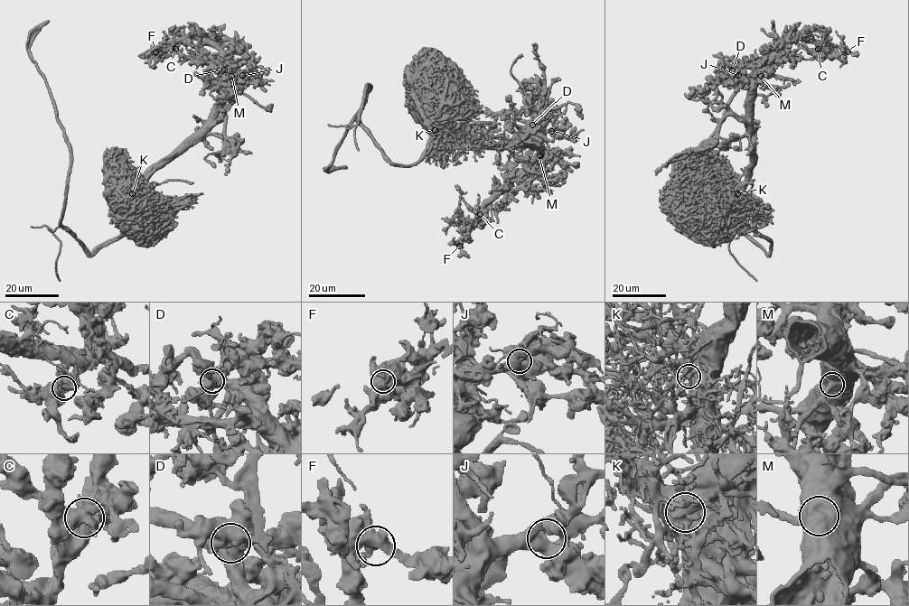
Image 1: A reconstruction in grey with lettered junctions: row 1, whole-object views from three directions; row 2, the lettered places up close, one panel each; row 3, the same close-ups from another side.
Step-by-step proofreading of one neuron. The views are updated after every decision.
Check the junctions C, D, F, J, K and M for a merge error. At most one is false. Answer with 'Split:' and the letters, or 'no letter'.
Split: no letter

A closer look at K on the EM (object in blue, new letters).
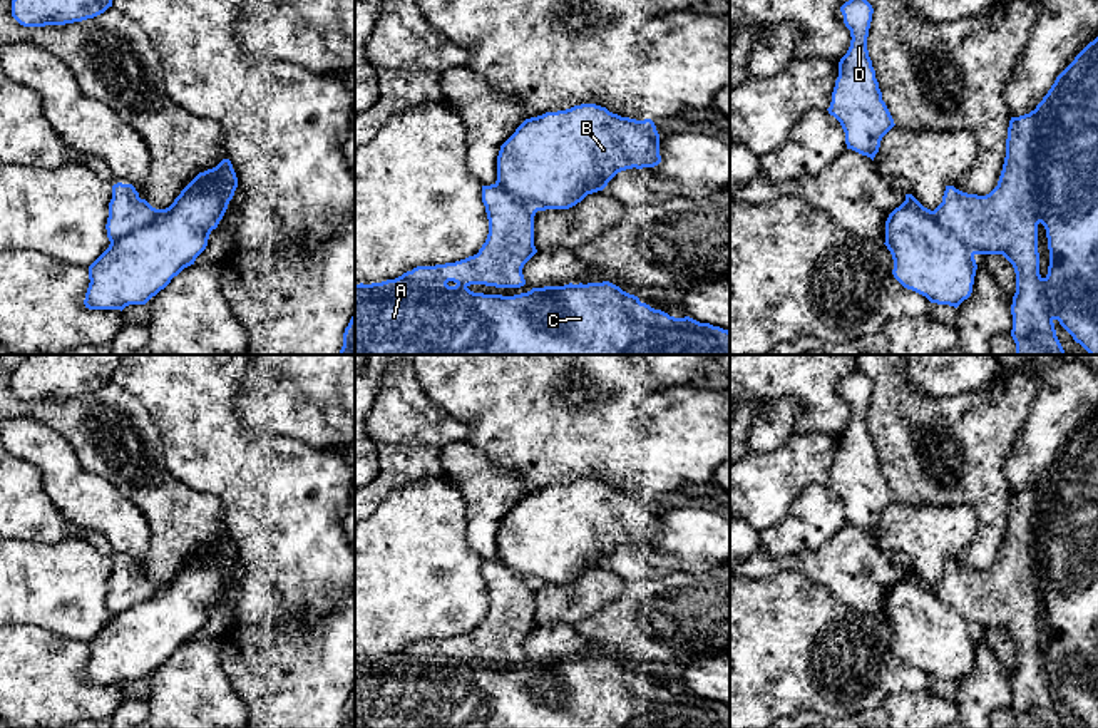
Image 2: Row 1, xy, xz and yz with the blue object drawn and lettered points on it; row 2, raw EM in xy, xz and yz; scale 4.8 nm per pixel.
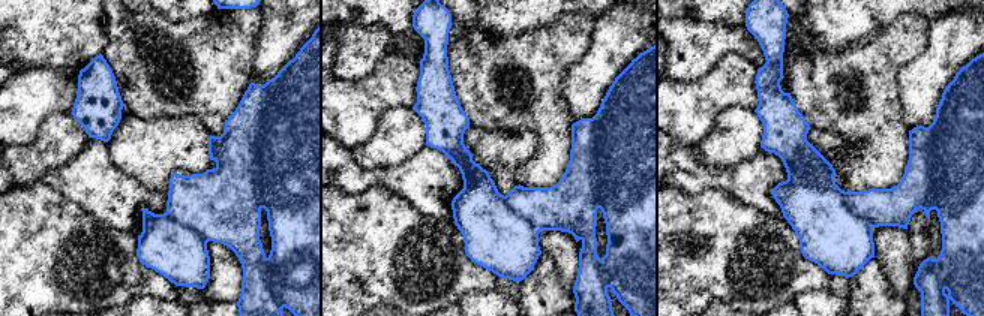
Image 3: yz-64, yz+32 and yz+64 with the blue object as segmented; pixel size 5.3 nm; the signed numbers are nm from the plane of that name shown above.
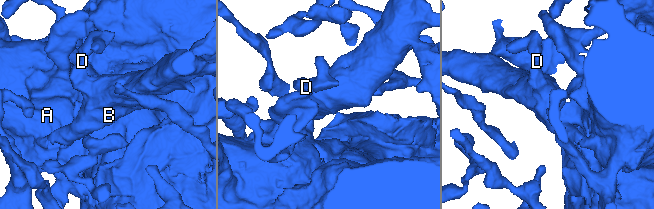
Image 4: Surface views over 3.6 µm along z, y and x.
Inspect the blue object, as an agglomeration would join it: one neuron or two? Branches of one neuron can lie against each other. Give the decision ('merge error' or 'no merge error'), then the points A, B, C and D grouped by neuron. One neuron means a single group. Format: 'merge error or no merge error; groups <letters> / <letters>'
no merge error; groups A B C D

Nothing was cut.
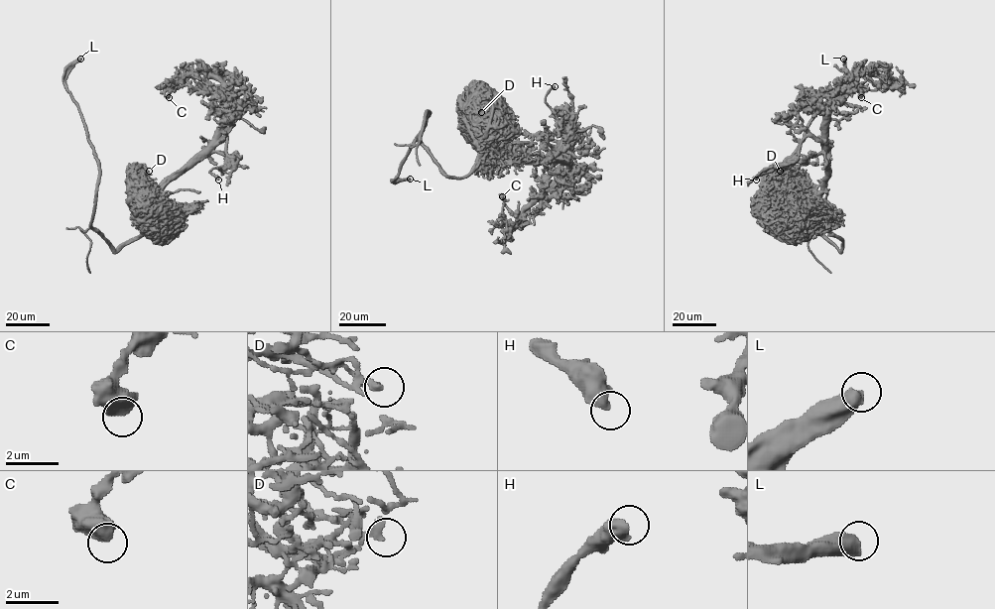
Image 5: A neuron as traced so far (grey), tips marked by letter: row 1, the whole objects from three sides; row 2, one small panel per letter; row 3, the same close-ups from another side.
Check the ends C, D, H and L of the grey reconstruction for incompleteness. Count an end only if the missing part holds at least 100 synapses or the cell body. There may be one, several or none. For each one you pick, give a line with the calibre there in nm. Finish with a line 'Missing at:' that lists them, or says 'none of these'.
L: 600 nm
Missing at: L

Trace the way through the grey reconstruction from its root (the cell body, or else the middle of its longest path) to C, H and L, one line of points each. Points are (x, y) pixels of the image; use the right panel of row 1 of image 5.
C: (831, 233), (819, 218), (829, 102), (854, 74), (889, 77), (885, 85), (864, 90), (861, 97)
H: (831, 233), (819, 218), (819, 191), (826, 175), (823, 152), (797, 156), (790, 166), (775, 168), (756, 180)
L: (831, 233), (842, 240), (839, 251), (790, 208), (780, 178), (809, 120), (846, 83), (843, 59)

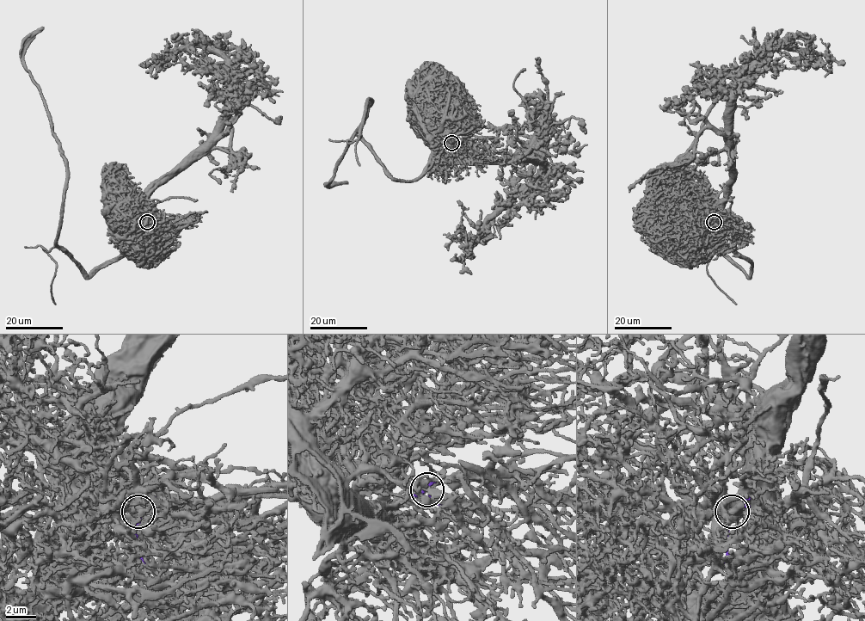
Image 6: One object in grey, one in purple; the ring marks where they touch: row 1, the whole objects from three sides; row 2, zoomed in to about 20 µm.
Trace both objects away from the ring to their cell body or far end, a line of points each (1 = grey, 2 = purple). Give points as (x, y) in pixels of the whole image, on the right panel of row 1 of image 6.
1: (714, 222), (751, 262), (748, 276), (690, 229), (671, 195), (672, 165), (713, 102), (756, 59), (752, 27)
2: (714, 222), (712, 232)

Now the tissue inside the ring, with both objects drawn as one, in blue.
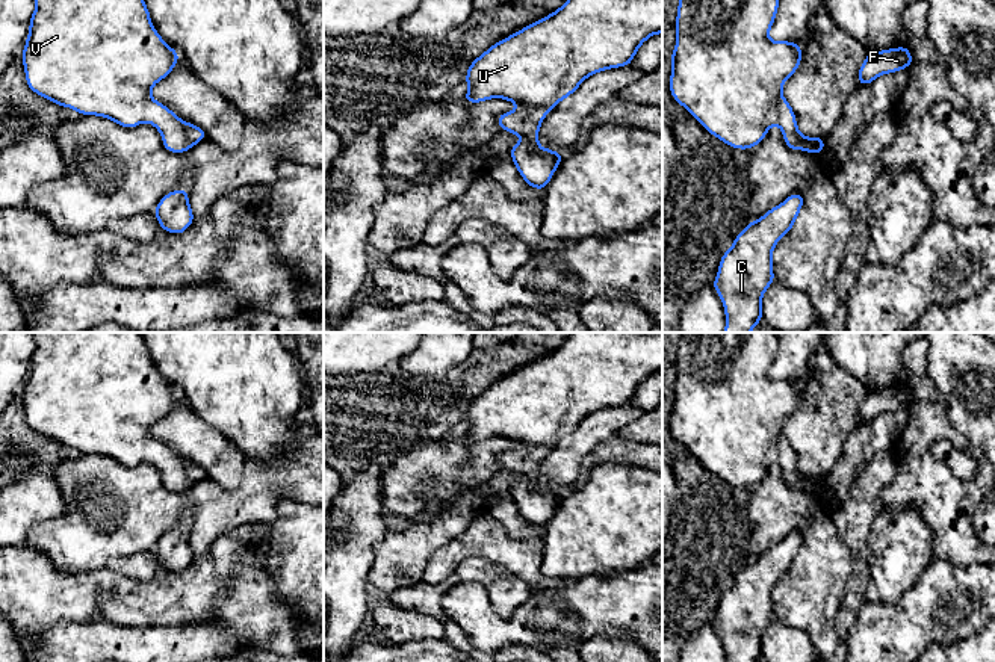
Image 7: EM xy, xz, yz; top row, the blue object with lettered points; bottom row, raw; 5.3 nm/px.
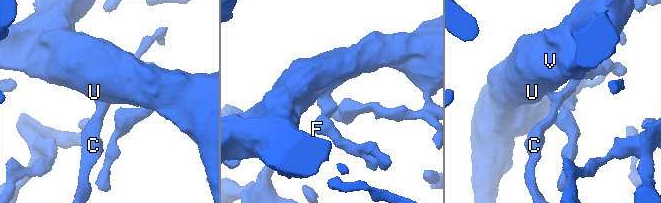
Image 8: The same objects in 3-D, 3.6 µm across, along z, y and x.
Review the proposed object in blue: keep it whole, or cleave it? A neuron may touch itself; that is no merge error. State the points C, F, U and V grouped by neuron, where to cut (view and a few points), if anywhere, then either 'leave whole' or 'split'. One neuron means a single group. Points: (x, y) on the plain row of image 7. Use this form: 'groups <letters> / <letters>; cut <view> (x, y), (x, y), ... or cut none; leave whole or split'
groups C F U V; cut none; leave whole

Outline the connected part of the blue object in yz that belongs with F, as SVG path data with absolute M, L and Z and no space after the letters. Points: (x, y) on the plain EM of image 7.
M907 385L889 387L883 390L868 391L866 398L859 407L859 423L869 423L882 413L897 411L909 407L913 401Z

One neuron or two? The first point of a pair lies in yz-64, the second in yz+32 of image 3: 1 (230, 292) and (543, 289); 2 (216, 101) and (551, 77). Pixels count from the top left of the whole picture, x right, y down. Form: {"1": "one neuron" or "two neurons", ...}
{"1": "one neuron", "2": "one neuron"}

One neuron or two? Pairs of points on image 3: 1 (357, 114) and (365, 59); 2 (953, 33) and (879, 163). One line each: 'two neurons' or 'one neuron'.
1: two neurons
2: two neurons

